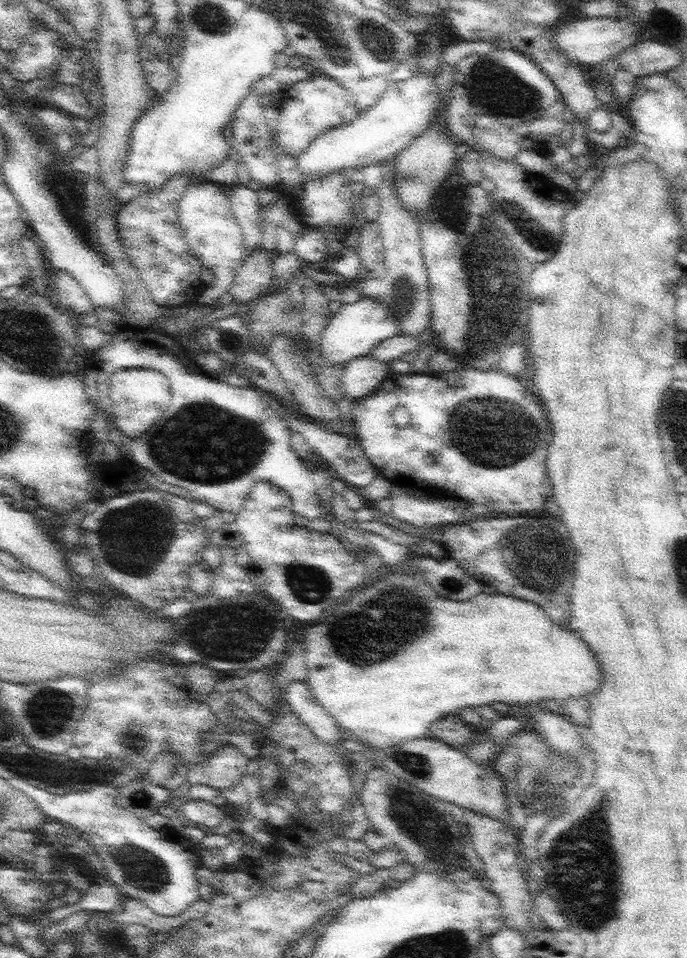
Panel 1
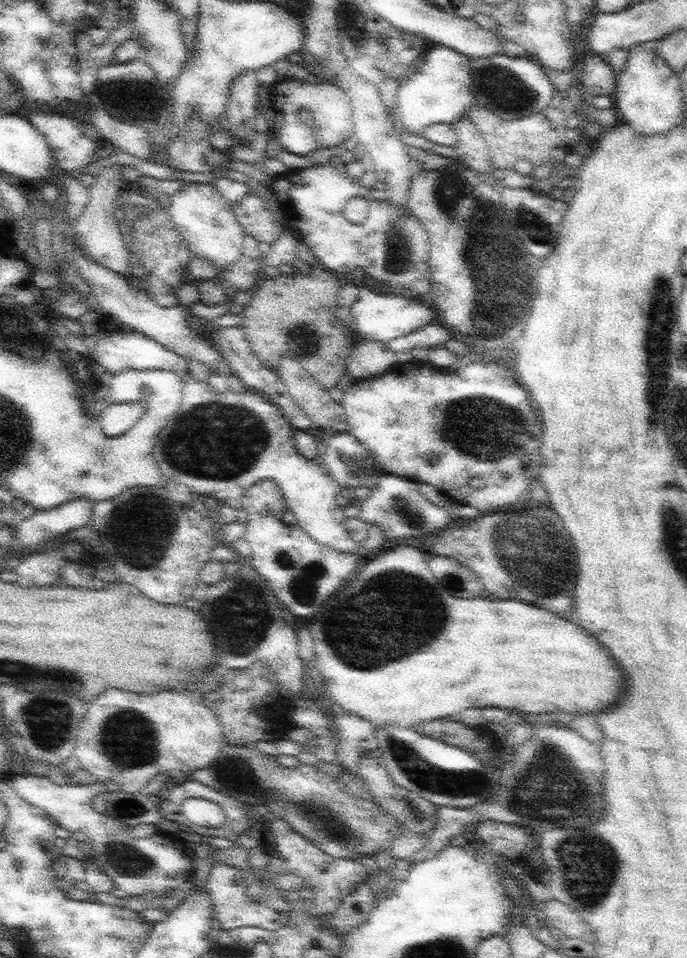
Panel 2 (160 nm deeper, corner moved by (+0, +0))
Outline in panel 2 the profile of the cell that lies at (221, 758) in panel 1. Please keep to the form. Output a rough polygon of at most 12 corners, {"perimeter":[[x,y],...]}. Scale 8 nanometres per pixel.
{"perimeter":[[227,744],[198,779],[334,859],[406,831],[360,775]]}

